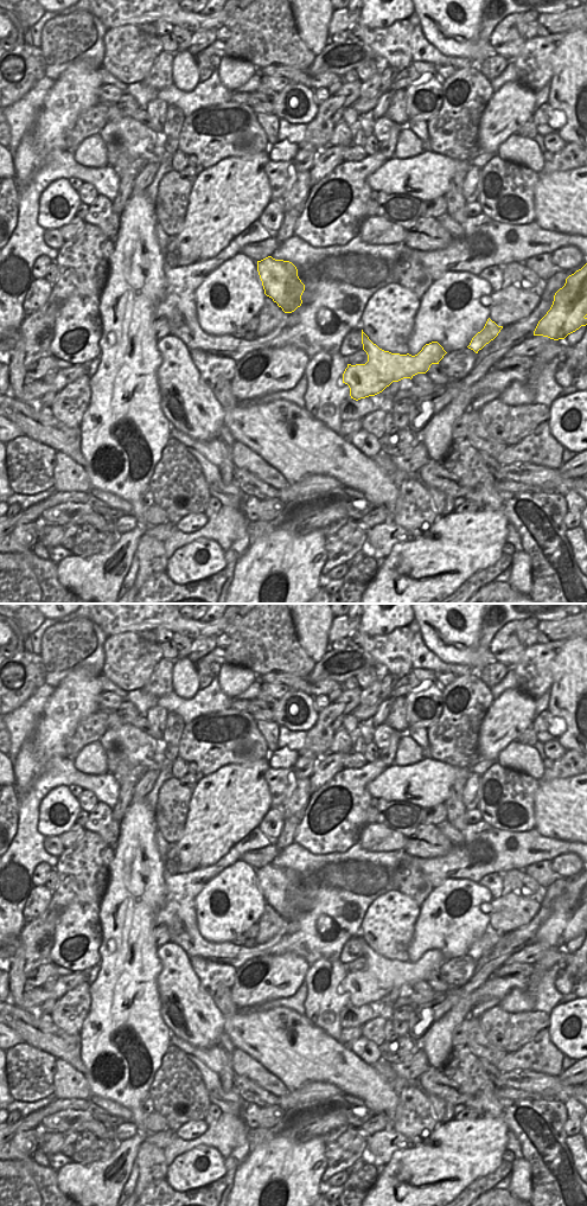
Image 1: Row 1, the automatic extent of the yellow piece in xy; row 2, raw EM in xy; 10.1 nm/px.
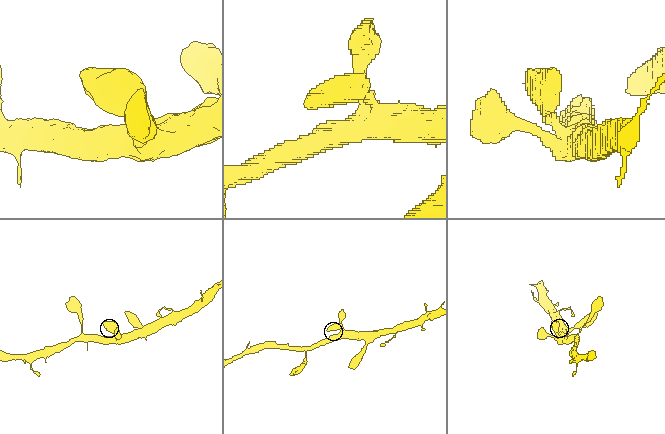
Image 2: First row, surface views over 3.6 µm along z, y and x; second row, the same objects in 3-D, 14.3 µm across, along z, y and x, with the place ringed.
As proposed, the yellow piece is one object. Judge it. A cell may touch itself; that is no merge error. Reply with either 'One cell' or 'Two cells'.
One cell.

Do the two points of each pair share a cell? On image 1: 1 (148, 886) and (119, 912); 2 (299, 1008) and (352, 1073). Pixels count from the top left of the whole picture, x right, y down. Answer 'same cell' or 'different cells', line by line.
1: same cell
2: different cells

